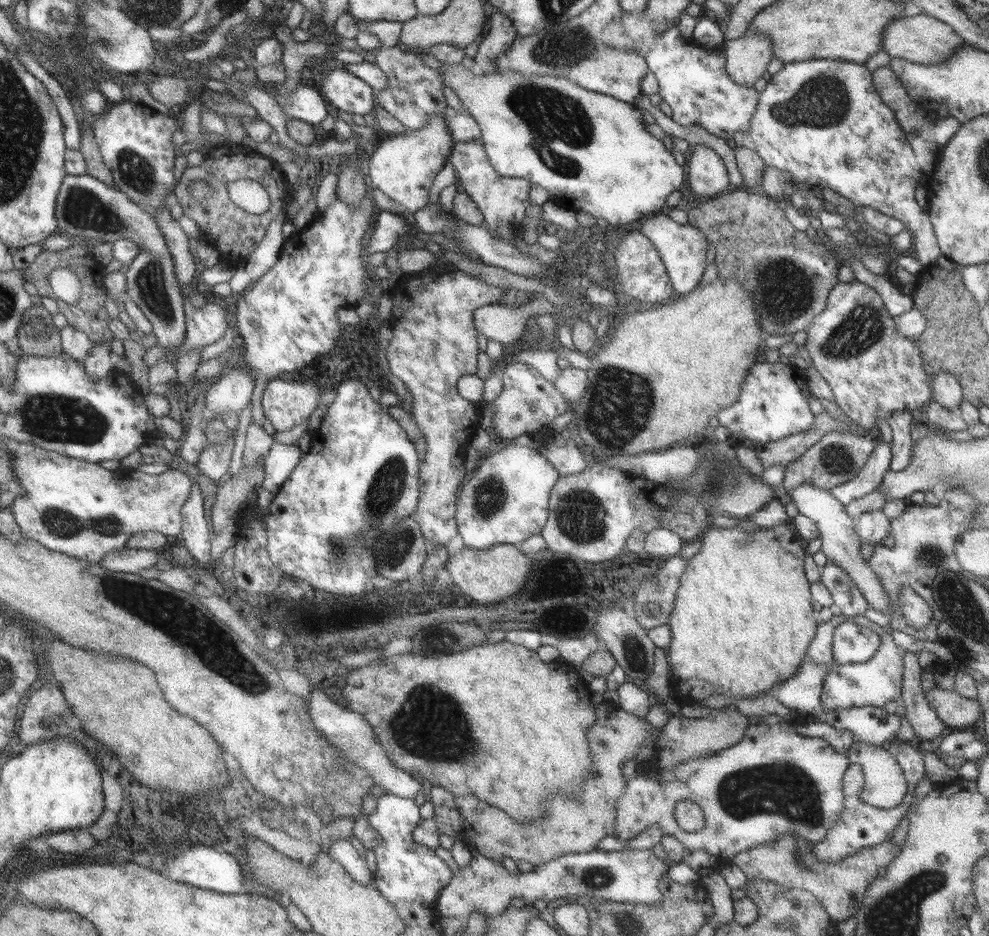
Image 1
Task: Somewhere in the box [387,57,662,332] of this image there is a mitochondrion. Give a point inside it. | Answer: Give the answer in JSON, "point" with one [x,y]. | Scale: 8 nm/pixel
{"point":[557,124]}

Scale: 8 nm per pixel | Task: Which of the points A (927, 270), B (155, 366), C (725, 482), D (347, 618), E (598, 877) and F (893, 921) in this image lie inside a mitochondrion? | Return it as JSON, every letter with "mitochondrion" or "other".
{"A":"other","B":"other","C":"mitochondrion","D":"other","E":"mitochondrion","F":"mitochondrion"}

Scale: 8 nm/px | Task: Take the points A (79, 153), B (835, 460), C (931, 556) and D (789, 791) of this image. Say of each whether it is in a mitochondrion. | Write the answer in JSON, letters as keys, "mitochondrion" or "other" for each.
{"A":"other","B":"mitochondrion","C":"mitochondrion","D":"mitochondrion"}

